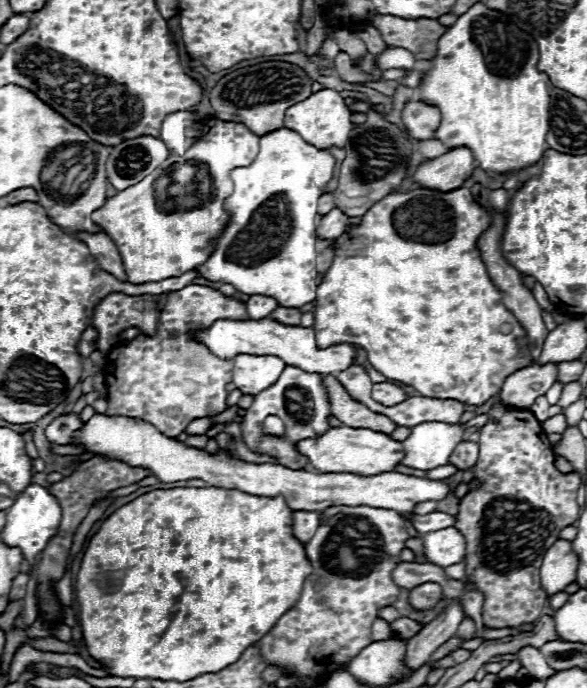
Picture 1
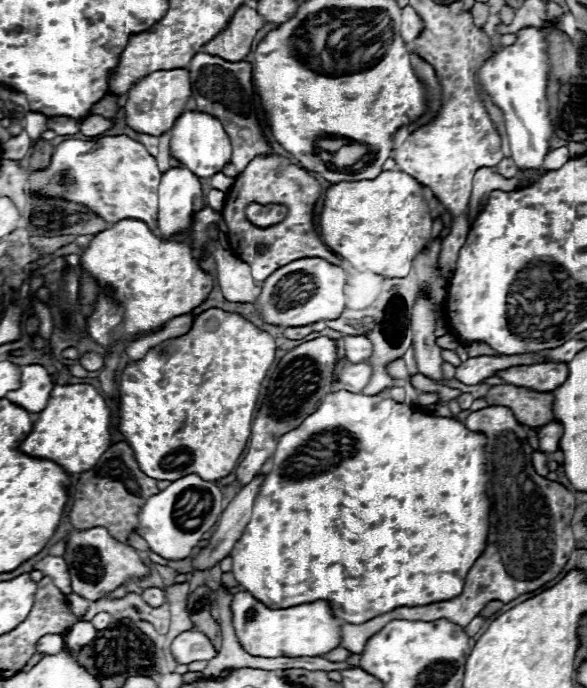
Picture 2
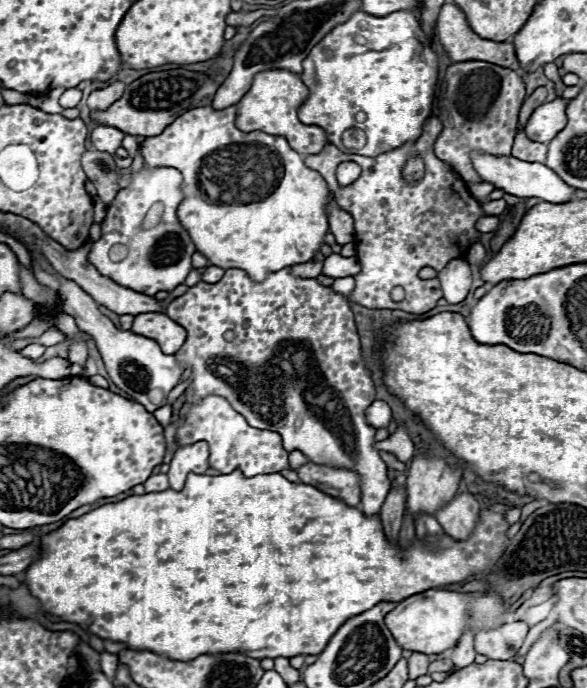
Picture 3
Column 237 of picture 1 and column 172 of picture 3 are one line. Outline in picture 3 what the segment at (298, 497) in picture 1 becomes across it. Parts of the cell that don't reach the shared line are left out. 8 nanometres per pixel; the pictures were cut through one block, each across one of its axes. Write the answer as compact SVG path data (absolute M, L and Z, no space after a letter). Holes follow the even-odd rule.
M204 440L180 446L174 452L174 458L170 462L168 478L170 478L170 488L172 490L182 490L184 480L190 472L204 474L208 470L208 444Z

